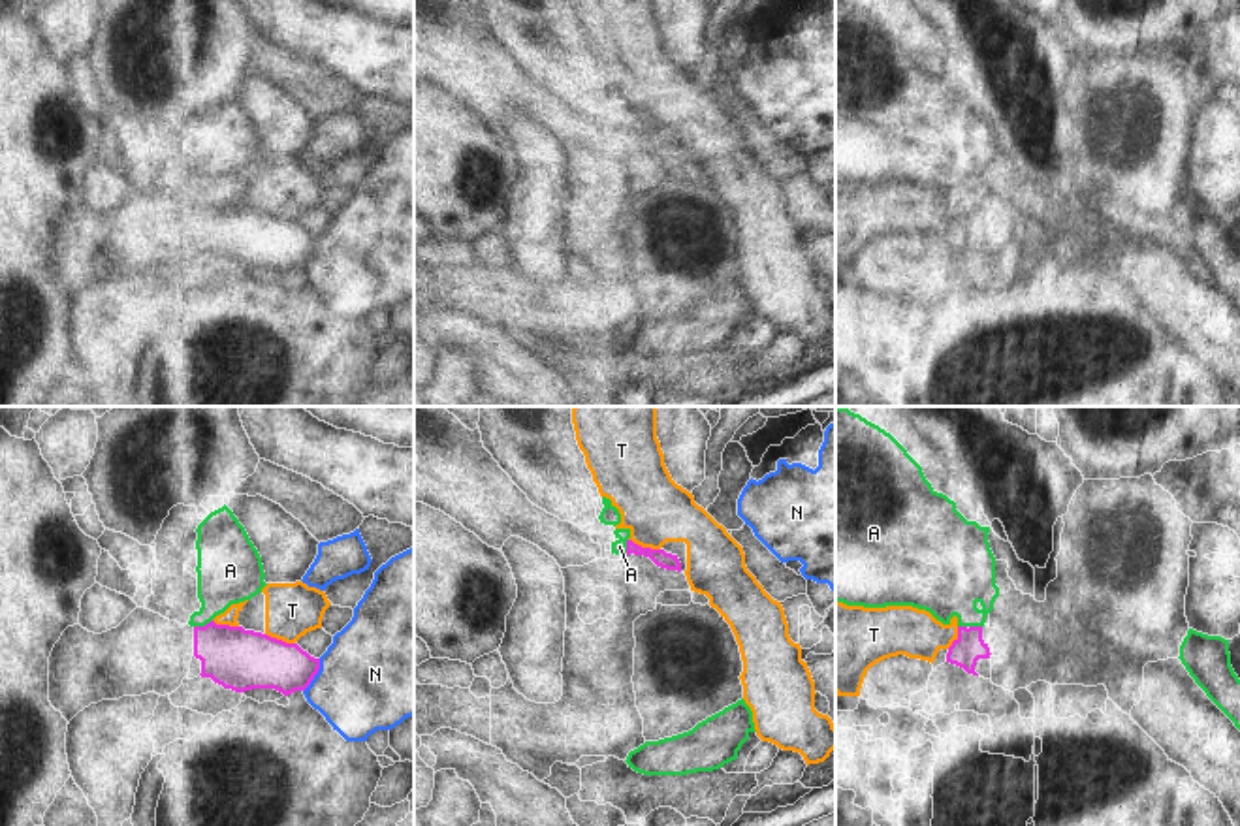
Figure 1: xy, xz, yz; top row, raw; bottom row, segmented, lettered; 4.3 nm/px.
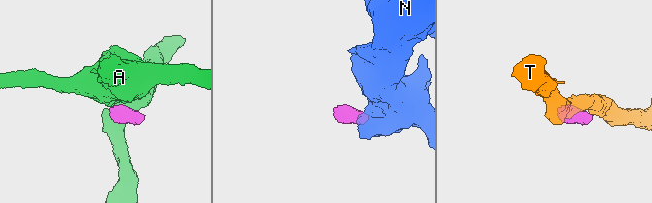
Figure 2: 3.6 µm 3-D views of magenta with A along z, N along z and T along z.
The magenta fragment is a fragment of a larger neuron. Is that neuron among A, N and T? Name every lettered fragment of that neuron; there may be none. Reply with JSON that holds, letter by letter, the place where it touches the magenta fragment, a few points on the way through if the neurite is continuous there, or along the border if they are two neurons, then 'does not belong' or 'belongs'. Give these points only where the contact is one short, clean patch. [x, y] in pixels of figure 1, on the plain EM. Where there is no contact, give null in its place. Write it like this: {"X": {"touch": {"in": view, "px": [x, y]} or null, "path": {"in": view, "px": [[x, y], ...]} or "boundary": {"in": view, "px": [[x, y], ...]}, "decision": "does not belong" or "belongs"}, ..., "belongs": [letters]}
{"A": {"touch": {"in": "xy", "px": [202, 206]}, "decision": "does not belong"}, "N": {"touch": {"in": "xy", "px": [315, 253]}, "boundary": {"in": "xy", "px": [[320, 238], [318, 251], [303, 270]]}, "decision": "does not belong"}, "T": {"touch": {"in": "xz", "px": [644, 127]}, "decision": "does not belong"}, "belongs": []}

